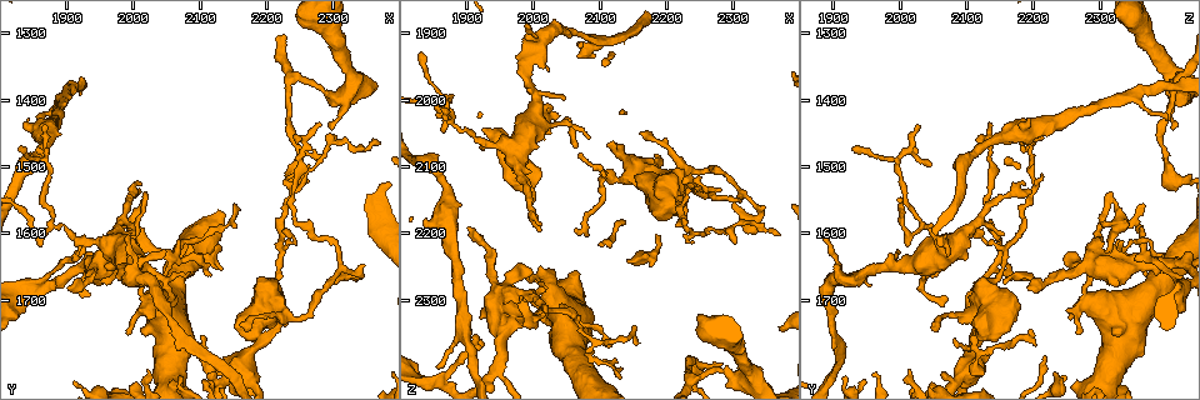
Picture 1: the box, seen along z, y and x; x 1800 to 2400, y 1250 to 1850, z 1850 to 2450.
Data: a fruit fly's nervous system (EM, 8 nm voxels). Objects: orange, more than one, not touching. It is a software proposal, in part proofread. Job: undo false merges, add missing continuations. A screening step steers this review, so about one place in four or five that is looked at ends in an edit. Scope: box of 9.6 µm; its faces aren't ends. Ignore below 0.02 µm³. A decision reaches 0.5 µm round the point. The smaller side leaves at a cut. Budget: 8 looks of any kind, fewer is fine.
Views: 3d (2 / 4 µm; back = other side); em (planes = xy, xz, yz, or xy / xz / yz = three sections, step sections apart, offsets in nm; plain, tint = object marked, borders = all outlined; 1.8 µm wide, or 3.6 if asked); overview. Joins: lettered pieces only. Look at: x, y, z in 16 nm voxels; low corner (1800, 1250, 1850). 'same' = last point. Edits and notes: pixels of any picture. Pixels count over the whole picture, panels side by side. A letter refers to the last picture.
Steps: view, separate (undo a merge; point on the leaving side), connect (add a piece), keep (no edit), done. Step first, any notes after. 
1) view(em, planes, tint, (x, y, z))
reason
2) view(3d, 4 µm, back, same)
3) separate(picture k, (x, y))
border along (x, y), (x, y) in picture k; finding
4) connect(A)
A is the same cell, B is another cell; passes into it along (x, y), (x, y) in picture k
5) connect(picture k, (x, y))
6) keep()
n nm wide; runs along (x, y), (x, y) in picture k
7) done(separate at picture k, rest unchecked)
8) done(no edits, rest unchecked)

view(3d, 2 µm, (1880, 1590, 2035))
three-way junction

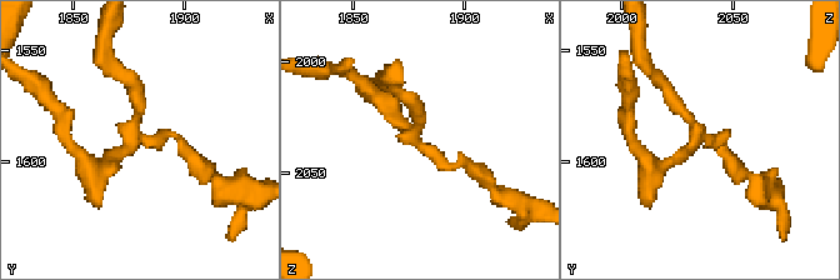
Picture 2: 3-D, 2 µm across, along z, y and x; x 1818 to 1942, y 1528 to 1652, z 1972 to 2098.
view(em, planes, tint, (1882, 1588, 2037))
3 arms

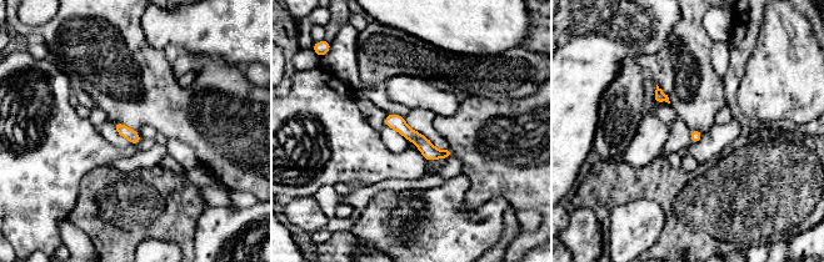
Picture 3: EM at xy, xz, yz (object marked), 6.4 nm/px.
view(em, planes, borders, same)
what lies round it

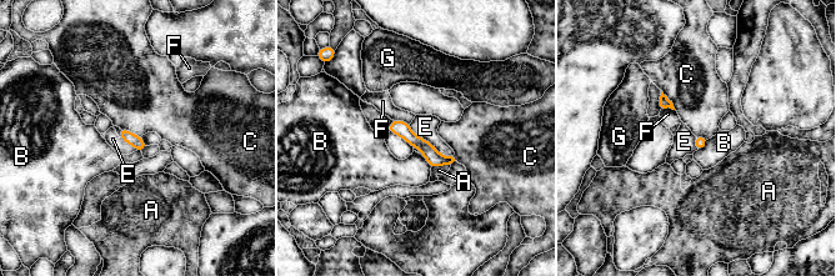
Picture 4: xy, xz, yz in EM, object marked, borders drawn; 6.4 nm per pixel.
keep()
80 nm wide; A, B, C, E, F and G are other cells; runs along (394, 124), (436, 159), (454, 159) in picture 4; continuous, no second cell

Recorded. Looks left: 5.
view(3d, 4 µm, (1995, 1600, 2155))

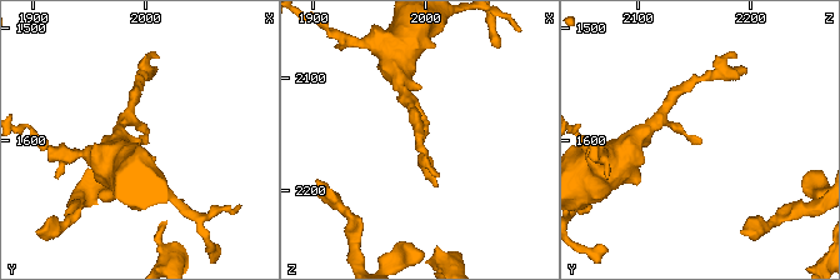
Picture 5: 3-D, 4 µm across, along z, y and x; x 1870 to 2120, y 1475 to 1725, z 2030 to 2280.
view(em, planes, borders, (1994, 1600, 2156))

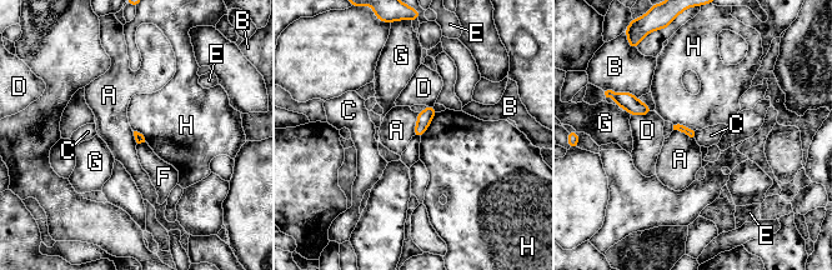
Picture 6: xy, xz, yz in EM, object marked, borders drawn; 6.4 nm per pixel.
keep()
A, B, C, D, E, F, G and H are other cells; border along (419, 113), (412, 135) in picture 6; none of them fits

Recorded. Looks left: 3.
view(em, planes, borders, (2115, 1660, 2370))
an open end

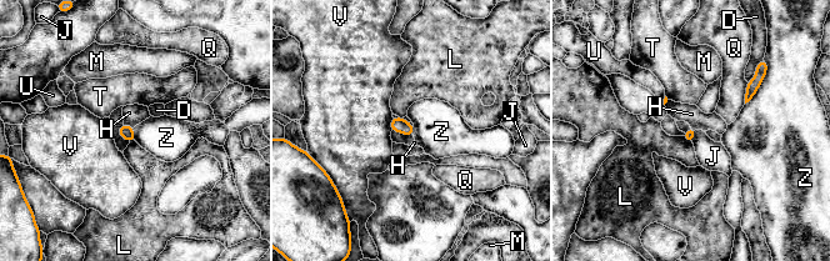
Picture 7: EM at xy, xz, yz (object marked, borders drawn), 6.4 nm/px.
keep()
D, H, J, L, M, Q, T, U, V and Z are other cells; none of them fits

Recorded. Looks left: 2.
view(em, yz, step 4, tint, (2035, 1725, 2260))
stops while still wide

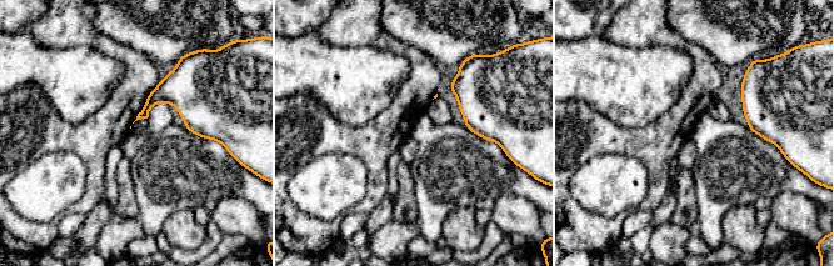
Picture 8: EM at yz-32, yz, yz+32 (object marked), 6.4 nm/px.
view(em, xz, step 16, borders, same)
cut it another way

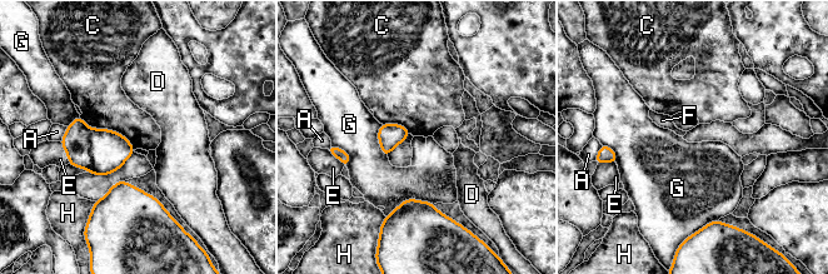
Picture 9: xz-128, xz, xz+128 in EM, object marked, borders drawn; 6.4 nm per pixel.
separate(picture 9, (76, 140))
A, C, D, E, F, G and H are other cells; border along (93, 129), (89, 170) in picture 9; two cells meet here

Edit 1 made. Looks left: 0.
done(separate at picture 9, rest unchecked)

